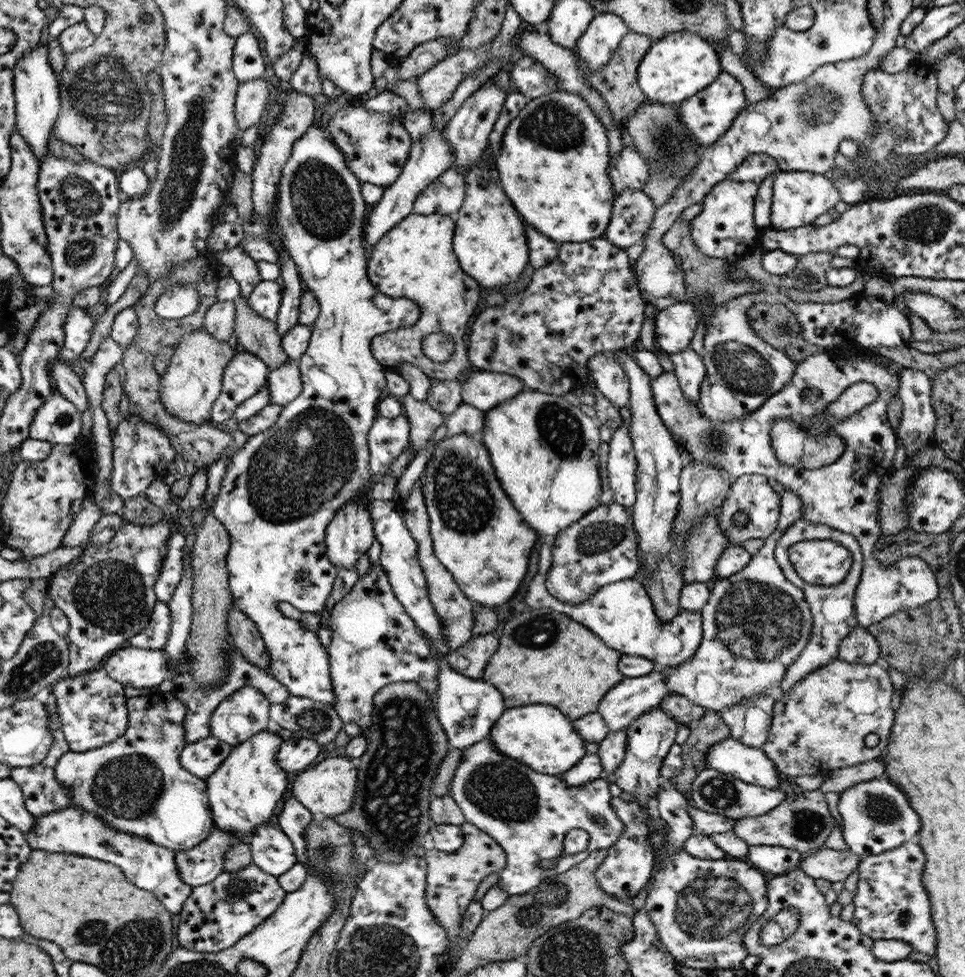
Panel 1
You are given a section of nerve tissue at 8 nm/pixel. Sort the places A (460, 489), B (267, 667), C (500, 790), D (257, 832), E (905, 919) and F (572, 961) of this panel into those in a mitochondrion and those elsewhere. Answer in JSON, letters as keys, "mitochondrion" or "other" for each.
{"A":"mitochondrion","B":"other","C":"mitochondrion","D":"other","E":"mitochondrion","F":"mitochondrion"}

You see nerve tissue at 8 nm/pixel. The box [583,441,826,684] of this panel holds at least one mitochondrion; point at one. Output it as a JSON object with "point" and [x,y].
{"point":[755,620]}

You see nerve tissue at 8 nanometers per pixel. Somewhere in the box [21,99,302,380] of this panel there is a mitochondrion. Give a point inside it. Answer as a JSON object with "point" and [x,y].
{"point":[80,197]}

